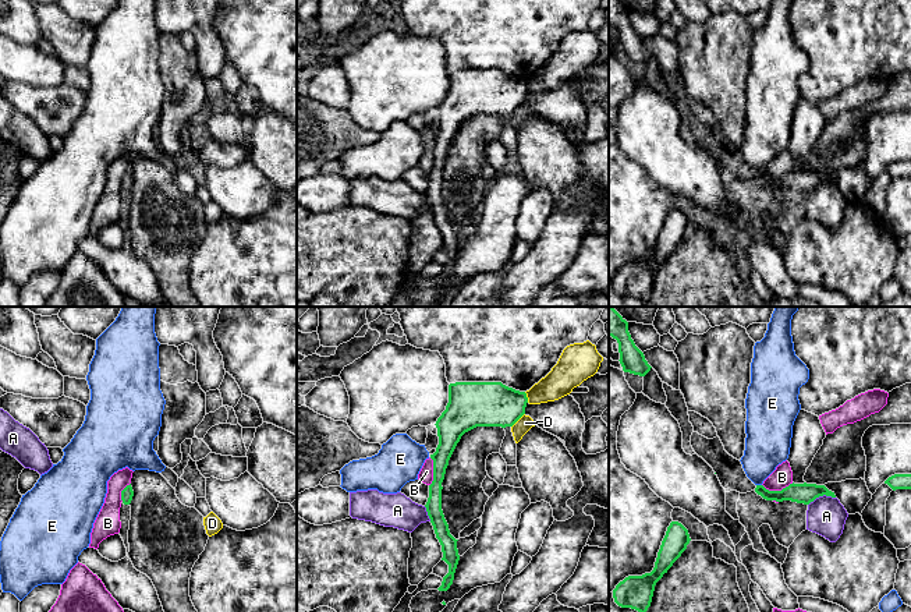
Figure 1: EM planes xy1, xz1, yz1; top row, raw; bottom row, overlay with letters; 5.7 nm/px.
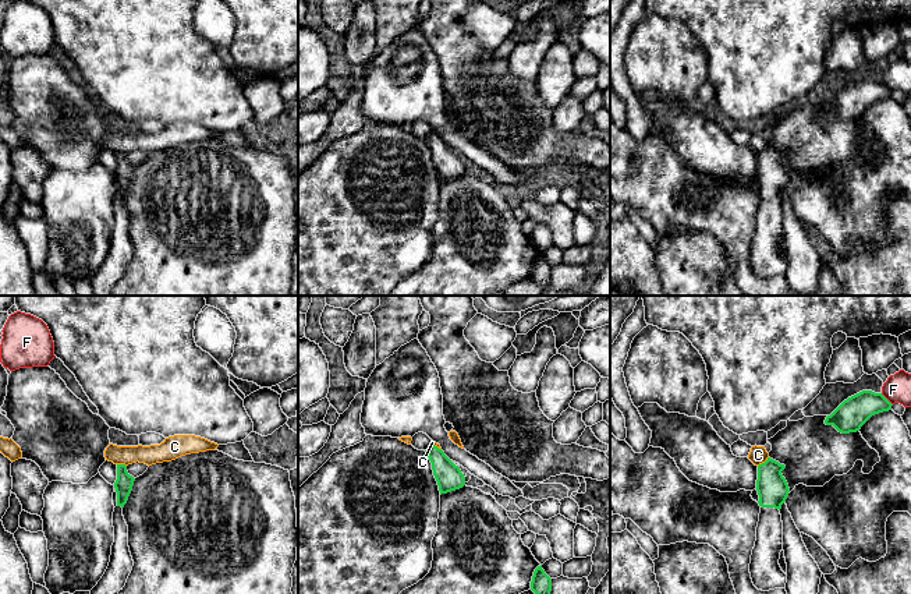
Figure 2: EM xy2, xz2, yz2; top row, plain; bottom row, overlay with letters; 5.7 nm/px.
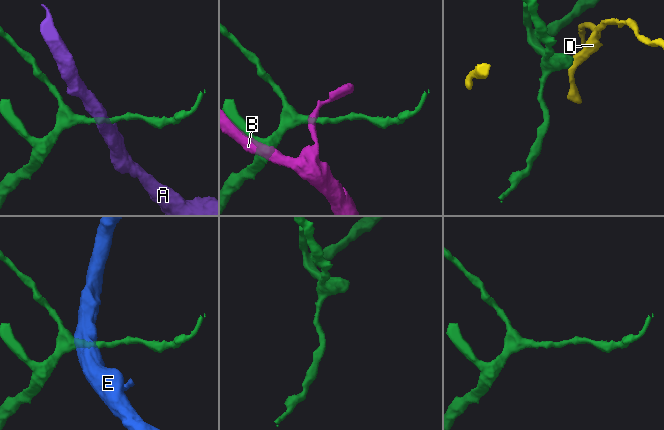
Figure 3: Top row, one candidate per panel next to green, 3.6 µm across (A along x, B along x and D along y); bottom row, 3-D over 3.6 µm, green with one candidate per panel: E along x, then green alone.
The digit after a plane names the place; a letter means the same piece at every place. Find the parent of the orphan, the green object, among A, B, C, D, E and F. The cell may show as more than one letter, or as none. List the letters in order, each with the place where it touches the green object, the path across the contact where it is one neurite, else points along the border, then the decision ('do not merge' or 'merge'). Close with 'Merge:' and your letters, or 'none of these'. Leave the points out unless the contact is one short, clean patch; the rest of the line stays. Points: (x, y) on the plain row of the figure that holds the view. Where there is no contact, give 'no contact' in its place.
A: meets green in yz1 at (821, 183); border along yz1 (835, 184), (819, 183), (808, 193); do not merge
B: meets green in yz1 at (777, 179); do not merge
C: meets green in yz2 at (765, 149); border along yz2 (768, 144), (758, 154); do not merge
D: meets green in xz1 at (518, 106); border along xz1 (524, 101), (511, 115); do not merge
E: meets green in yz1 at (759, 173); border along yz1 (757, 172), (761, 173); do not merge
F: meets green in yz2 at (886, 87); border along yz2 (881, 81), (892, 92); do not merge
Merge: none of these

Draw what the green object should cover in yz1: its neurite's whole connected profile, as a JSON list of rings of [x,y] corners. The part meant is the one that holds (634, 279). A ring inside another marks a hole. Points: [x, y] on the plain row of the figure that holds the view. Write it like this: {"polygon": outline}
{"polygon": [[[671,209],[662,229],[655,255],[642,263],[628,263],[613,277],[614,290],[645,301],[651,294],[656,270],[687,237],[691,226],[688,217],[678,209]]]}

